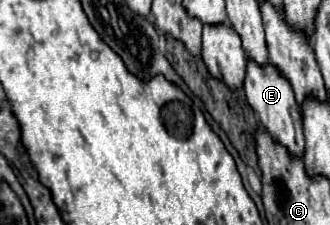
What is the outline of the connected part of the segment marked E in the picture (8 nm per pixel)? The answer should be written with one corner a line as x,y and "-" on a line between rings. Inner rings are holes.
248,60
246,78
244,78
244,90
246,90
246,98
248,98
250,106
258,112
260,124
282,146
286,146
292,154
302,156
302,152
304,152
302,114
300,114
300,108
298,108
298,102
294,98
294,90
292,90
292,84
288,82
288,78
284,78
280,74
280,70
276,70
276,66
272,66
270,62
266,66
262,66
262,64
256,64
254,60

